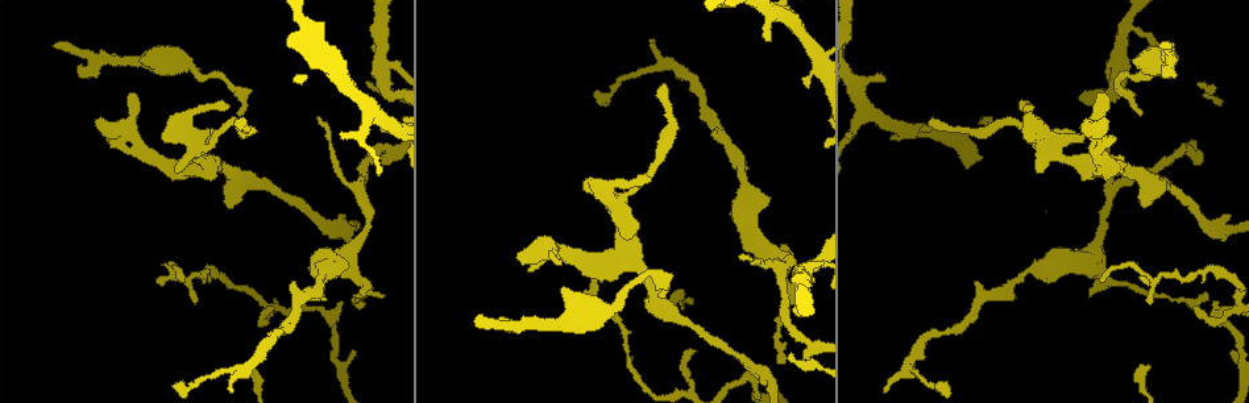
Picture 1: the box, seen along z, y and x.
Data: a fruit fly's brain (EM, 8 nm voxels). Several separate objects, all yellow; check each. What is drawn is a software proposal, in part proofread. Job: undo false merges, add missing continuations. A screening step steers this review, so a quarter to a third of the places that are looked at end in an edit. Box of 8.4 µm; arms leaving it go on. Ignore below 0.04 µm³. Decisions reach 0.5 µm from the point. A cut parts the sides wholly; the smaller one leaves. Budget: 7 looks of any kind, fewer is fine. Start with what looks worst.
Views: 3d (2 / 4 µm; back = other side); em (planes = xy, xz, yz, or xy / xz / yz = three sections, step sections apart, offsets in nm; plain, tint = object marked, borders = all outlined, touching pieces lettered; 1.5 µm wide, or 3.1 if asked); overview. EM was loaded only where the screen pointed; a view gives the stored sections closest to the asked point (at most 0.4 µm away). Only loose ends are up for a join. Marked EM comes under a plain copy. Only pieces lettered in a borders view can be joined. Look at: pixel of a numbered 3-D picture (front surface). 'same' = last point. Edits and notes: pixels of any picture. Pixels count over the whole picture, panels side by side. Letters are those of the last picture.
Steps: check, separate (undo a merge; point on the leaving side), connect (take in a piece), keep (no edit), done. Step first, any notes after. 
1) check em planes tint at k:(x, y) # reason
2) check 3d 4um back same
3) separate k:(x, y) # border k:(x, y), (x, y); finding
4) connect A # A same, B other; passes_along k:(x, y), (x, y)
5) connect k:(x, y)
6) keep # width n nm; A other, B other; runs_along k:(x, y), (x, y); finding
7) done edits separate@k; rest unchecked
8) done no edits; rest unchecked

check 3d 2um at 1:(1164, 76) # branch stops here

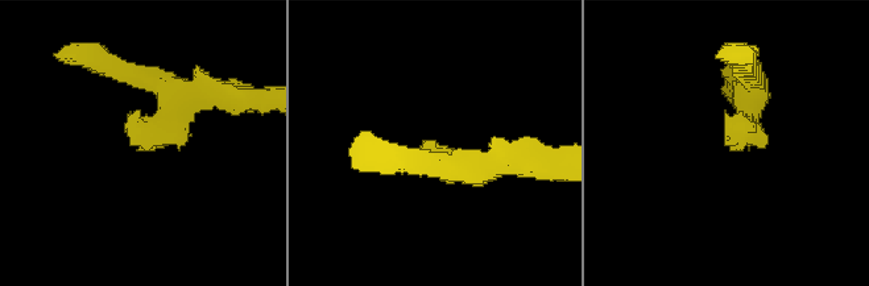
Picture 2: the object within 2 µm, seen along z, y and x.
check em xy step 8 borders at 2:(732, 150)

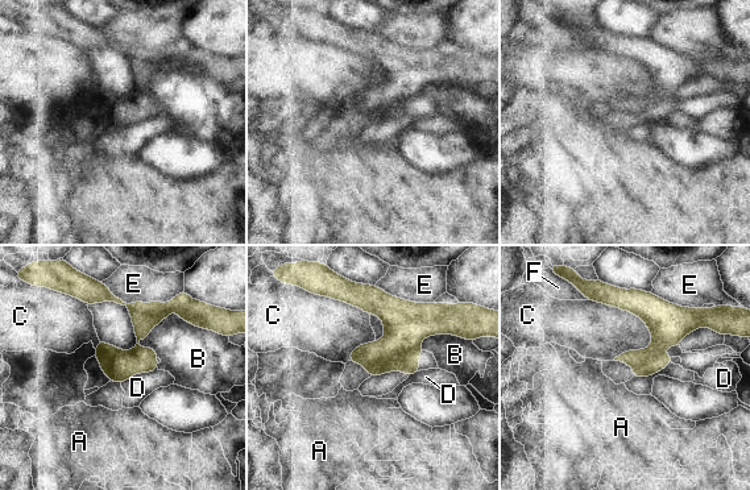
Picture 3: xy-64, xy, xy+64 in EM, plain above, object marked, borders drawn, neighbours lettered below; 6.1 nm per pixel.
check em planes borders same # cut it another way

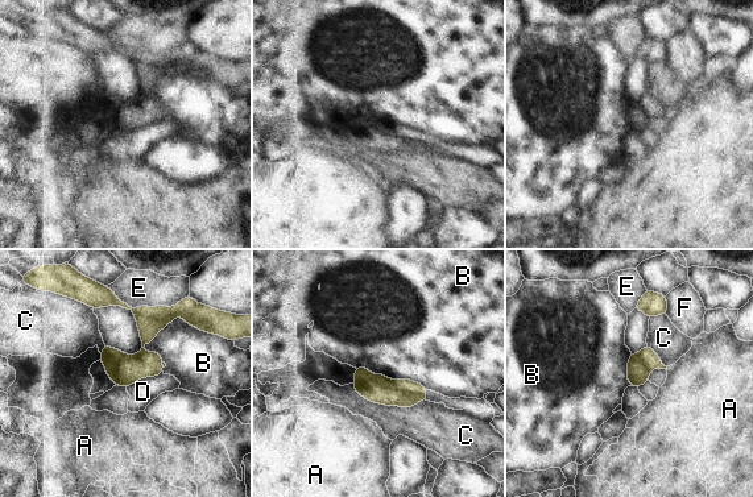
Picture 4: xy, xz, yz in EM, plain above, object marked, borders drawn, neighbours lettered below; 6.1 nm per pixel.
keep # A other, B other, C other, D other, E other, F other; border 4:(198, 328), (177, 315), (143, 347); no lettered piece goes on from it

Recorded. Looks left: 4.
check 3d 4um at 1:(1140, 116) # thin end

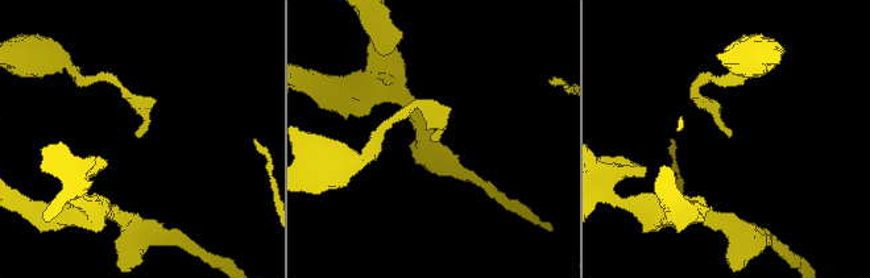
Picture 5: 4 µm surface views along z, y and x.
check em planes borders at 5:(437, 140) # now the EM

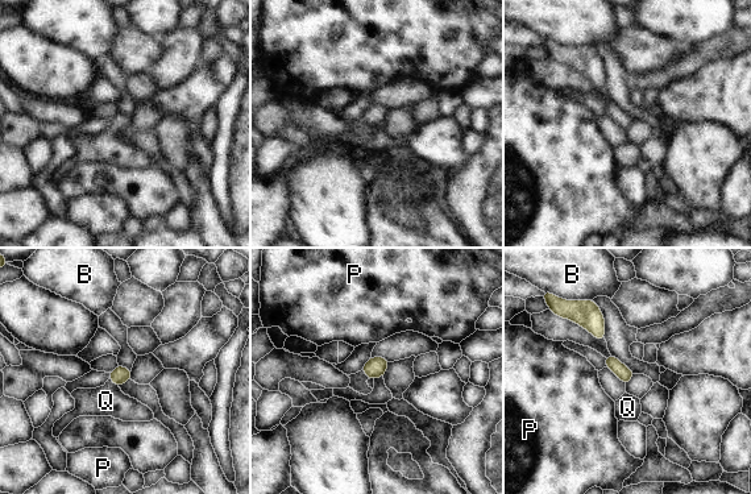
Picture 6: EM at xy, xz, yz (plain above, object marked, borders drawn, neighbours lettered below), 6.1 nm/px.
connect Q # B other, P other, Q same; passes_along 6:(120, 374), (113, 382), (106, 401); the neuron continues

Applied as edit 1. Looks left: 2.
done edits connect@6; rest unchecked

